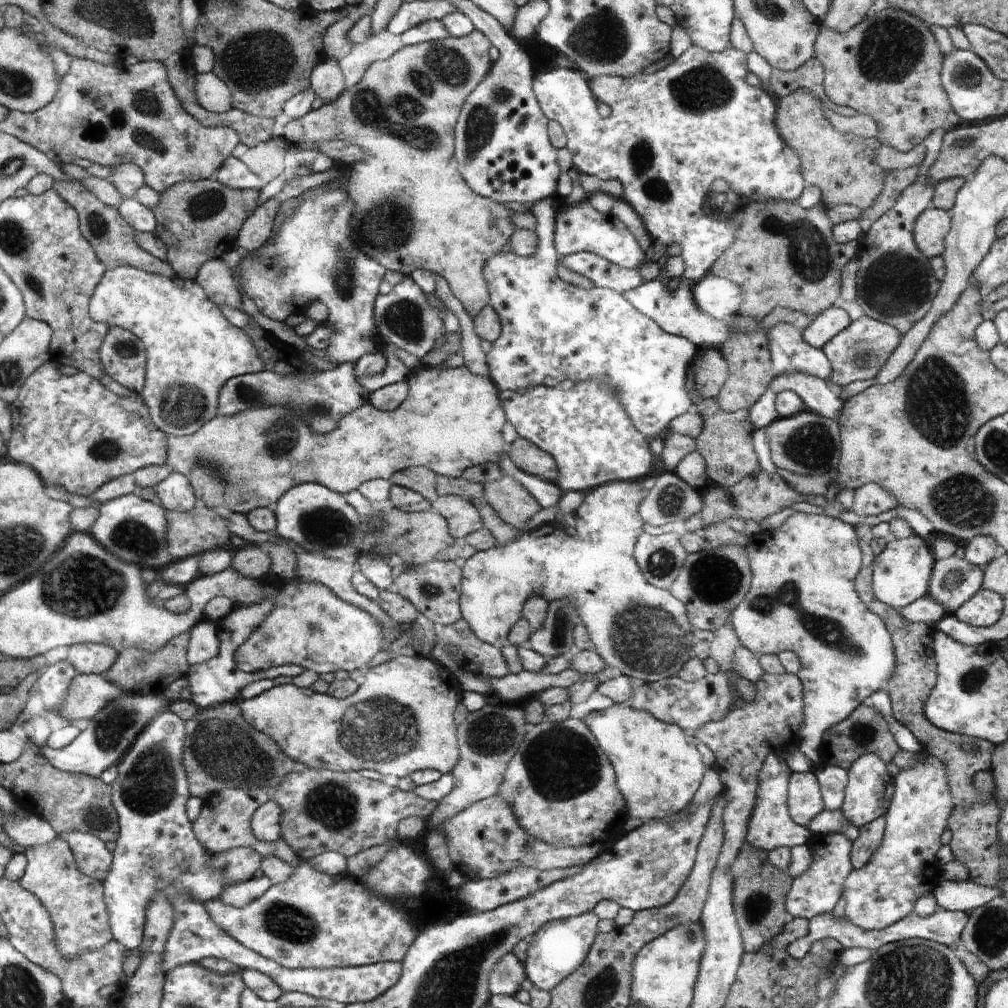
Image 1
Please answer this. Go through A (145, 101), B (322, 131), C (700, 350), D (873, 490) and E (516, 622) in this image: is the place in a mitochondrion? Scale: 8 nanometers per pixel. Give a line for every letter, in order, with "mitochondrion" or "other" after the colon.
A: mitochondrion
B: other
C: other
D: other
E: other

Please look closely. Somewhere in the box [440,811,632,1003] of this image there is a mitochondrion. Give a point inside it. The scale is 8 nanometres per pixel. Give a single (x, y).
(506, 974)

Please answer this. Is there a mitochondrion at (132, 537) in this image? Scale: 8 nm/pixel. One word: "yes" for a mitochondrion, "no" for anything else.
yes

